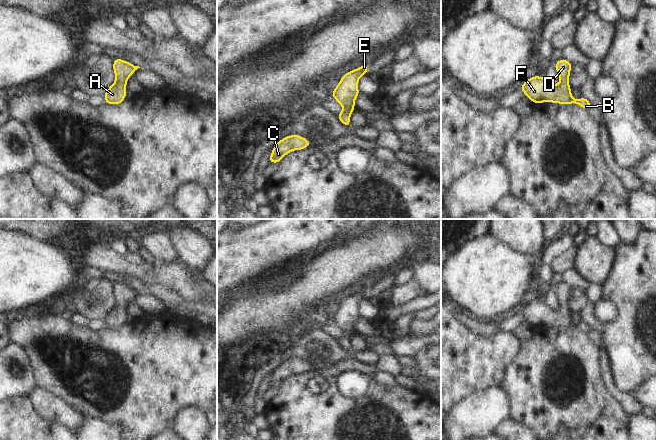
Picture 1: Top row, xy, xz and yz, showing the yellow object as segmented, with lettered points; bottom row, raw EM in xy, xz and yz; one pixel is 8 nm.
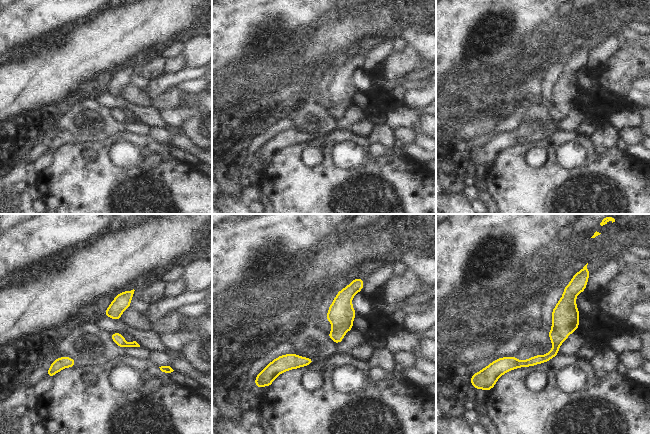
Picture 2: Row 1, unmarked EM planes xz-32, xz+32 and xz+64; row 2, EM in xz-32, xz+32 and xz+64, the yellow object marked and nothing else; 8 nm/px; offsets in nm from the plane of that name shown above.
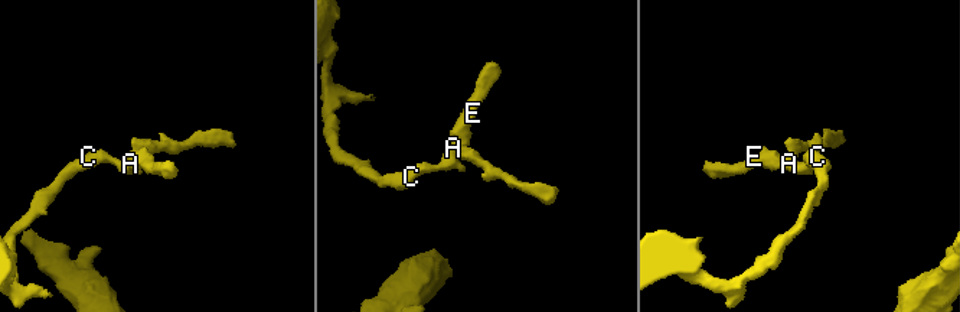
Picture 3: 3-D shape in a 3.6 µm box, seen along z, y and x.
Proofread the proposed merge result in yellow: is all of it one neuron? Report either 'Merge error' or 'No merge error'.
No merge error

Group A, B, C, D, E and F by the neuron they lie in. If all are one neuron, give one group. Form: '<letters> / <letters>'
A B C D E F

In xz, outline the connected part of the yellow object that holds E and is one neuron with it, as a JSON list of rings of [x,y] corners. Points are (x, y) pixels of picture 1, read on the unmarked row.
[[[364,288],[357,293],[345,297],[331,319],[341,328],[343,334],[337,338],[345,351],[350,349],[350,339],[355,332],[355,322],[359,319],[358,304],[368,296],[369,290]]]

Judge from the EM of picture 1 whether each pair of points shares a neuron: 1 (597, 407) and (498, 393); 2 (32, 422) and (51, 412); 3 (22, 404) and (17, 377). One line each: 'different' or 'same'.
1: different
2: different
3: different

